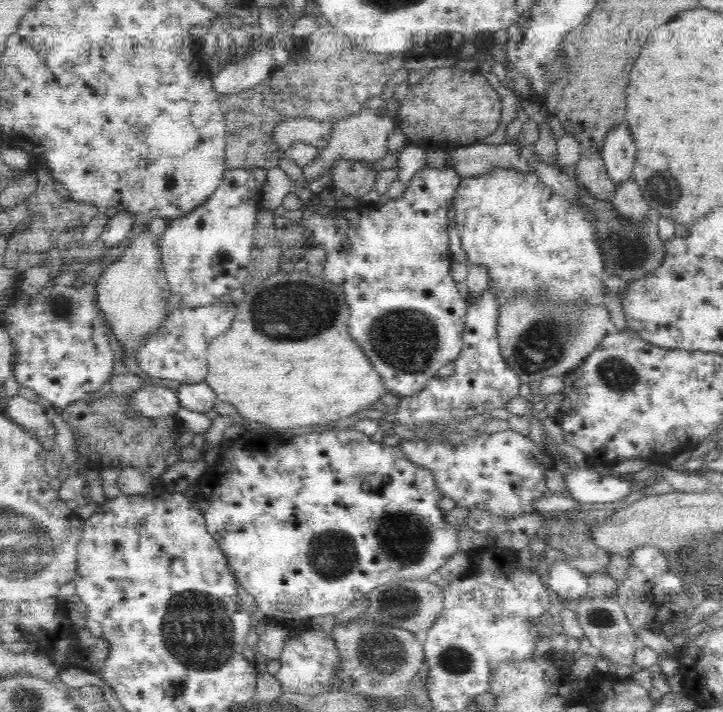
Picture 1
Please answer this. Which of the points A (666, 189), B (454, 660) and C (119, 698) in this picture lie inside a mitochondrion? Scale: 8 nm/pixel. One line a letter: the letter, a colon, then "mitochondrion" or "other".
A: mitochondrion
B: mitochondrion
C: other

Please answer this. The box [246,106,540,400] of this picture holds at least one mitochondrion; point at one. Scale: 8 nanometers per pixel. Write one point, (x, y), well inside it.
(311, 307)

